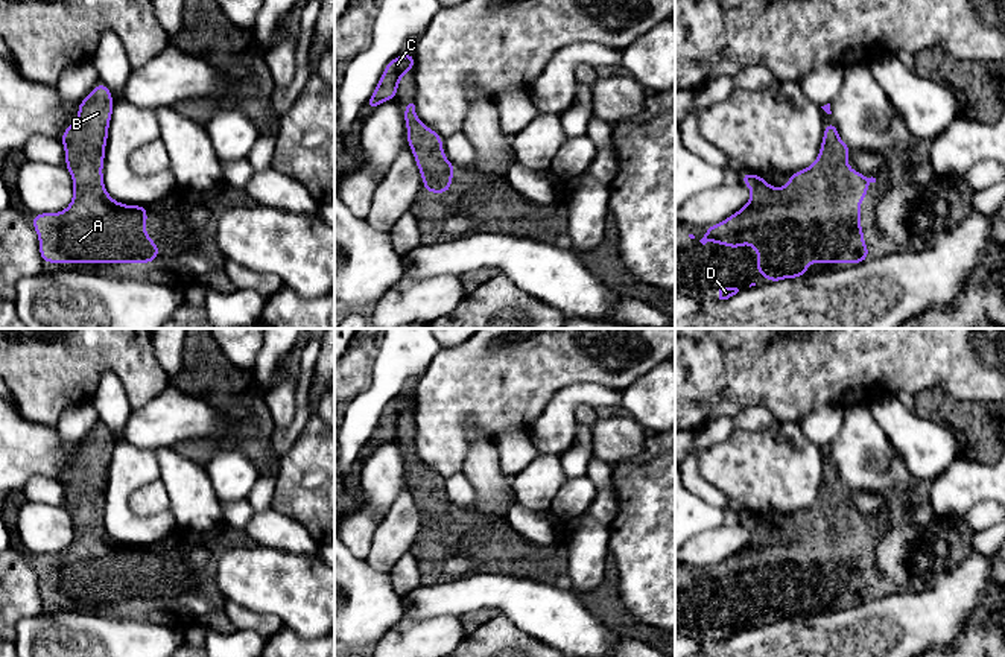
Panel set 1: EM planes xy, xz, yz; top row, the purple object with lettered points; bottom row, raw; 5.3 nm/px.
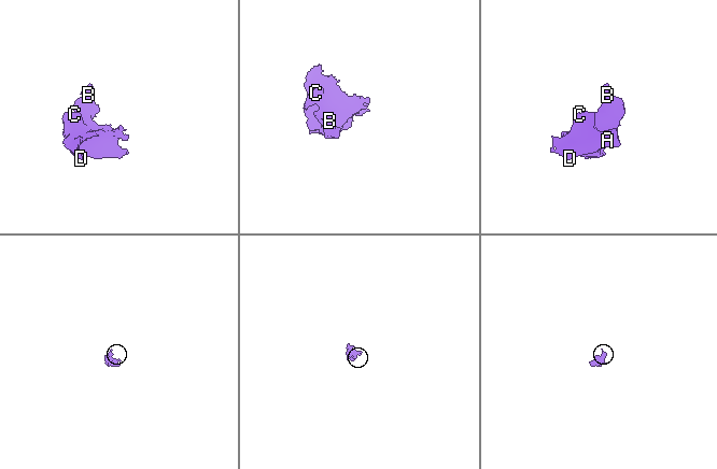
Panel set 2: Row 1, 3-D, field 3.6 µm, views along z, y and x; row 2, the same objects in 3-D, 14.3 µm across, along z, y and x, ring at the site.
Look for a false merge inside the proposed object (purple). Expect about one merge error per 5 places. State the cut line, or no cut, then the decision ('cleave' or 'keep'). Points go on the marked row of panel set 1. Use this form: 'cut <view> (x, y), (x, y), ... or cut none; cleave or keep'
cut none; keep

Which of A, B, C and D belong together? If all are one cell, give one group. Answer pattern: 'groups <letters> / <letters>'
groups A B C D

